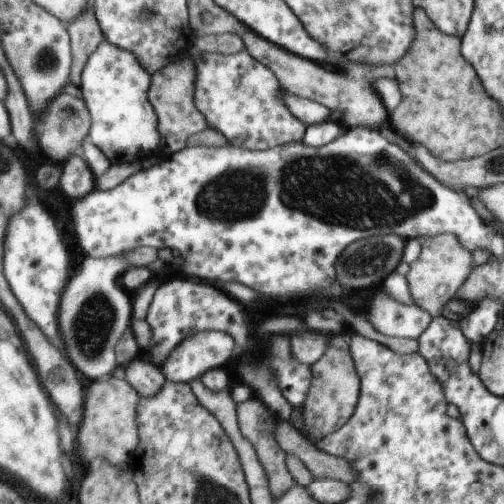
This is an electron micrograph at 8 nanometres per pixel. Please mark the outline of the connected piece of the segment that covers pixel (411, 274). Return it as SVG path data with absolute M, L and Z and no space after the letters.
M451 233L420 238L419 243L419 255L409 263L409 269L404 278L413 303L427 314L435 317L439 316L439 314L435 314L435 310L441 308L449 298L455 296L459 286L463 285L471 273L471 258L469 258L467 249Z

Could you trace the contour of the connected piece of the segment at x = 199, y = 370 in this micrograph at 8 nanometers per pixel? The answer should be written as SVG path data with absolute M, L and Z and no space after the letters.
M199 332L191 338L183 338L171 352L167 362L159 367L164 379L187 384L195 376L201 376L207 368L223 364L233 352L233 340L223 332Z

